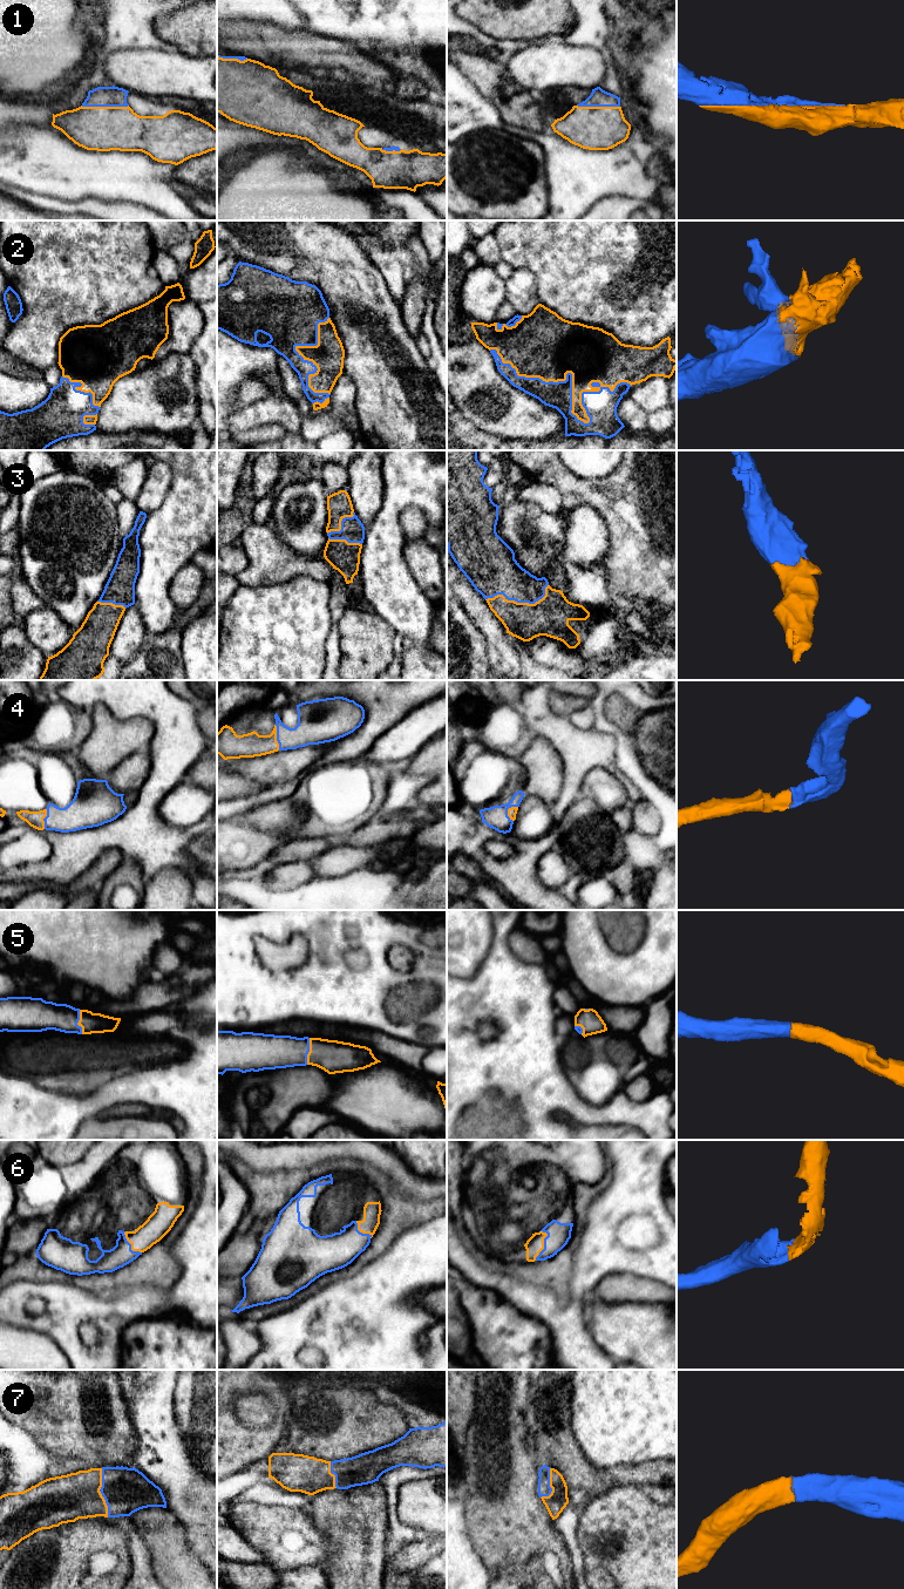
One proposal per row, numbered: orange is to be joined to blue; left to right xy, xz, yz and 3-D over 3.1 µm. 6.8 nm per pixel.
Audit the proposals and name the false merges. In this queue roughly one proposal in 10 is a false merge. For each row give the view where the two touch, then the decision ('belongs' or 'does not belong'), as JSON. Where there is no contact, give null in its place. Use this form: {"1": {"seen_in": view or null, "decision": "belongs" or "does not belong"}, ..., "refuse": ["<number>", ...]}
{"1": {"seen_in": "xy", "decision": "belongs"}, "2": {"seen_in": "yz", "decision": "belongs"}, "3": {"seen_in": "yz", "decision": "belongs"}, "4": {"seen_in": "xz", "decision": "belongs"}, "5": {"seen_in": "xz", "decision": "belongs"}, "6": {"seen_in": "yz", "decision": "belongs"}, "7": {"seen_in": "xy", "decision": "belongs"}, "refuse": []}

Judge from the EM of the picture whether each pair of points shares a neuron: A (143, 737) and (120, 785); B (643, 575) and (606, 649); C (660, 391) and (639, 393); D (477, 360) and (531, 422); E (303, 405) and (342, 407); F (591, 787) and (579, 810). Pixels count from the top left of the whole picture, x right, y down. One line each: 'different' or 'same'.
A: different
B: different
C: same
D: same
E: same
F: different

